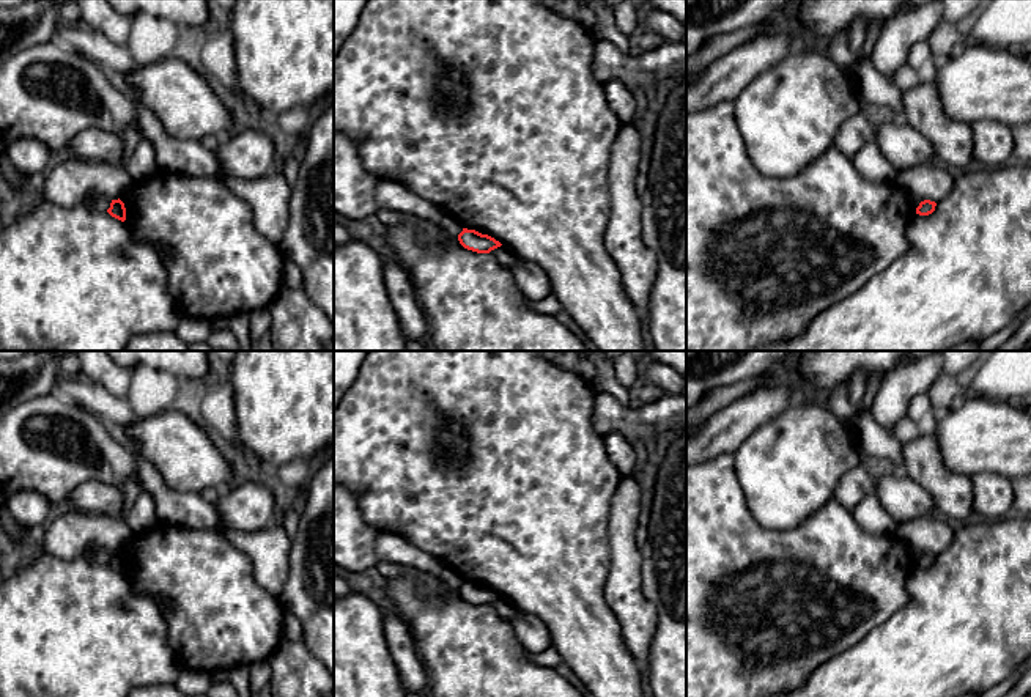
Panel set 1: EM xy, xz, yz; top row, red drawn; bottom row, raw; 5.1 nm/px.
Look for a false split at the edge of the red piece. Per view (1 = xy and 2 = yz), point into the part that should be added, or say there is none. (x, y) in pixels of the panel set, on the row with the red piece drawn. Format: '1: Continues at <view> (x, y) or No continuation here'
1: No continuation here
2: No continuation here

